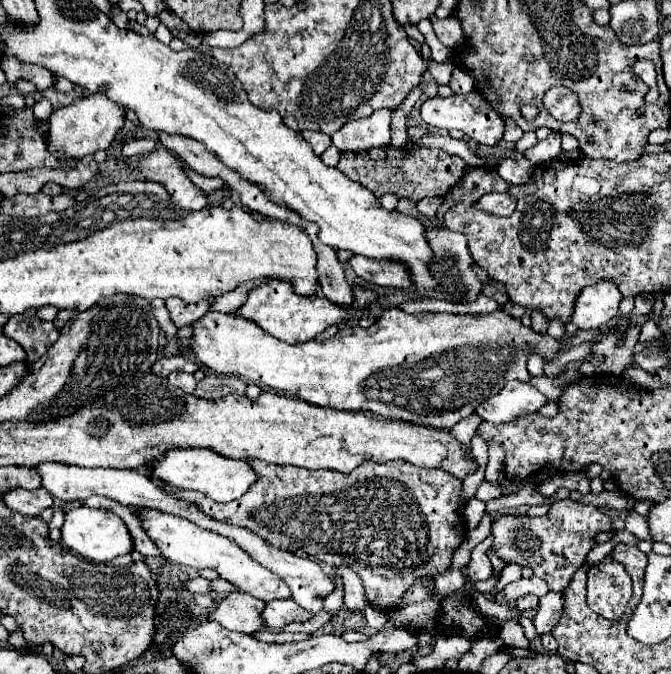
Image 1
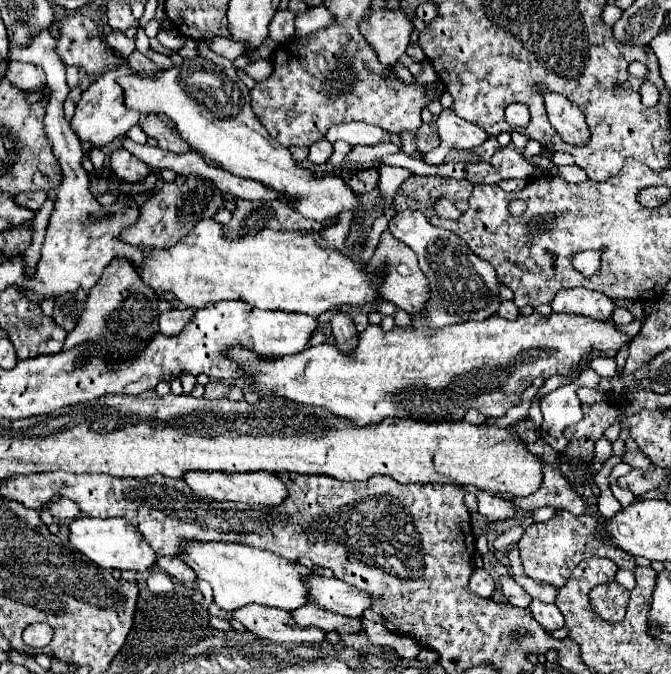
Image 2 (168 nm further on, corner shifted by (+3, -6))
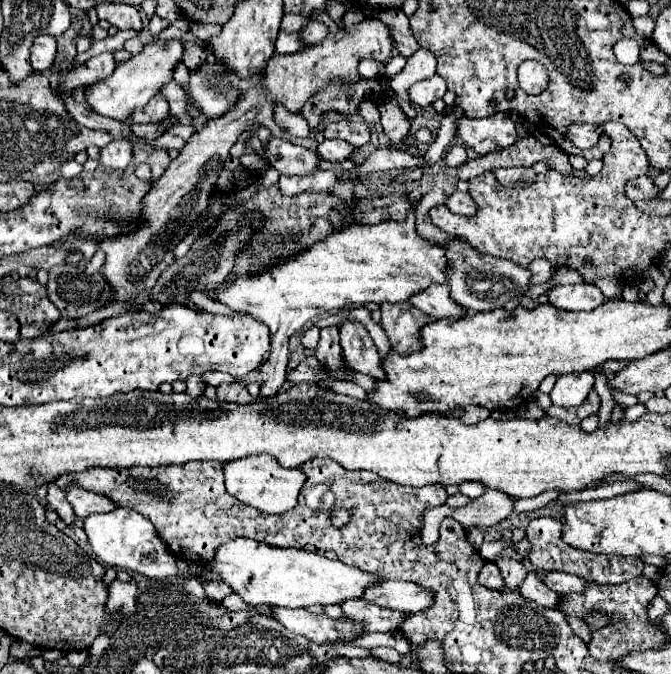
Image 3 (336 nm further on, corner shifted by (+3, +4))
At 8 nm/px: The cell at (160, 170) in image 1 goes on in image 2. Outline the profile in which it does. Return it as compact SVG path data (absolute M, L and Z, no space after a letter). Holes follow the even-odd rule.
M114 150L112 152L110 168L120 180L126 180L130 184L136 184L138 180L144 180L144 176L148 176L148 166L144 162L136 160L126 150Z

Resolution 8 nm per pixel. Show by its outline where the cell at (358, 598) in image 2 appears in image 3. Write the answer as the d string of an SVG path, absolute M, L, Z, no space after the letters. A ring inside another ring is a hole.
M378 580L376 586L370 586L368 592L364 592L360 598L366 602L376 602L376 606L400 610L404 614L424 610L432 604L430 590L400 580Z

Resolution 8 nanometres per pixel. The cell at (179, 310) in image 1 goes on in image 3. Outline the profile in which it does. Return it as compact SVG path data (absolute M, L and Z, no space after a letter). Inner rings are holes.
M188 376L188 380L186 380L186 392L190 394L190 396L200 396L202 392L204 392L204 382L202 382L202 378L196 378L196 376Z

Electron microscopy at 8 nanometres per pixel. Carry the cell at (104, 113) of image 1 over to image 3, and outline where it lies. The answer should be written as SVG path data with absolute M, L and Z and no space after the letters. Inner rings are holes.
M180 40L146 44L140 54L132 56L126 62L116 64L114 72L108 78L102 78L102 80L86 86L84 88L86 102L96 114L110 116L116 120L128 120L136 108L146 106L146 102L150 102L162 90L162 86L172 80L172 68L180 60L182 60L182 42Z

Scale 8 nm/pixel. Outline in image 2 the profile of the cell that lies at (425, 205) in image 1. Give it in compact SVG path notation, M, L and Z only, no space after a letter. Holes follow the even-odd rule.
M446 198L438 200L434 208L436 208L436 214L438 214L438 216L442 216L442 218L458 220L458 218L462 216L462 212L460 212L460 210L454 206L454 202L450 202L450 200L446 200Z

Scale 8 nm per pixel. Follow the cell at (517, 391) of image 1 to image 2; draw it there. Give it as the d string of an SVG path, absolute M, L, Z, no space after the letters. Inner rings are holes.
M587 368L581 376L573 382L560 386L558 390L550 392L542 398L542 424L540 427L542 438L556 451L564 452L568 446L568 440L564 436L564 428L570 424L576 424L582 418L582 404L578 400L576 388L581 385L589 385L597 388L602 378L591 368Z

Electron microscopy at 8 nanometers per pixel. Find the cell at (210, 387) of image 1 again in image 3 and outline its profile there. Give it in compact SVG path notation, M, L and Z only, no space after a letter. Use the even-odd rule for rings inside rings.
M220 384L216 388L216 398L224 402L254 402L254 398L248 394L244 384Z

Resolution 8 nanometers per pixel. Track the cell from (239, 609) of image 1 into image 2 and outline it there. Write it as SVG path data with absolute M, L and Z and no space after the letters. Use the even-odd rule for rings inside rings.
M248 604L240 610L232 612L234 620L238 620L248 632L258 638L266 638L272 642L288 642L288 644L320 644L324 640L324 630L310 626L302 628L292 620L288 610L268 608L260 604Z

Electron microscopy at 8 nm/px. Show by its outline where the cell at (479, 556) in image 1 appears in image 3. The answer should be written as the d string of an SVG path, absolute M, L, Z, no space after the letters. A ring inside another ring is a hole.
M484 564L484 568L478 574L478 582L486 588L492 588L492 590L502 590L502 586L504 586L500 570L494 564Z

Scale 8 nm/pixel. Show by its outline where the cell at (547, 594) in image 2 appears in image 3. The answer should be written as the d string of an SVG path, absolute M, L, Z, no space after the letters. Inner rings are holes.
M548 572L542 582L552 588L558 594L570 594L570 592L582 592L584 590L584 578L574 576L574 574L566 574L566 572Z

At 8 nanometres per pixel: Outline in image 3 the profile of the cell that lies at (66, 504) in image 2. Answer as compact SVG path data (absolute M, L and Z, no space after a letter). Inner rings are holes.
M70 488L66 492L66 498L72 504L74 514L80 518L86 518L88 514L94 514L94 512L110 512L112 508L116 508L108 498L80 490L80 488Z

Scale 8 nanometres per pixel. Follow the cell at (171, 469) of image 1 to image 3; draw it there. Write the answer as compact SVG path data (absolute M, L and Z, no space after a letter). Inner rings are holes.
M260 454L260 456L248 456L240 460L226 462L222 466L224 478L226 478L226 490L234 498L238 498L244 504L250 504L266 514L282 514L296 506L300 488L304 484L304 472L300 468L282 468L272 456Z

